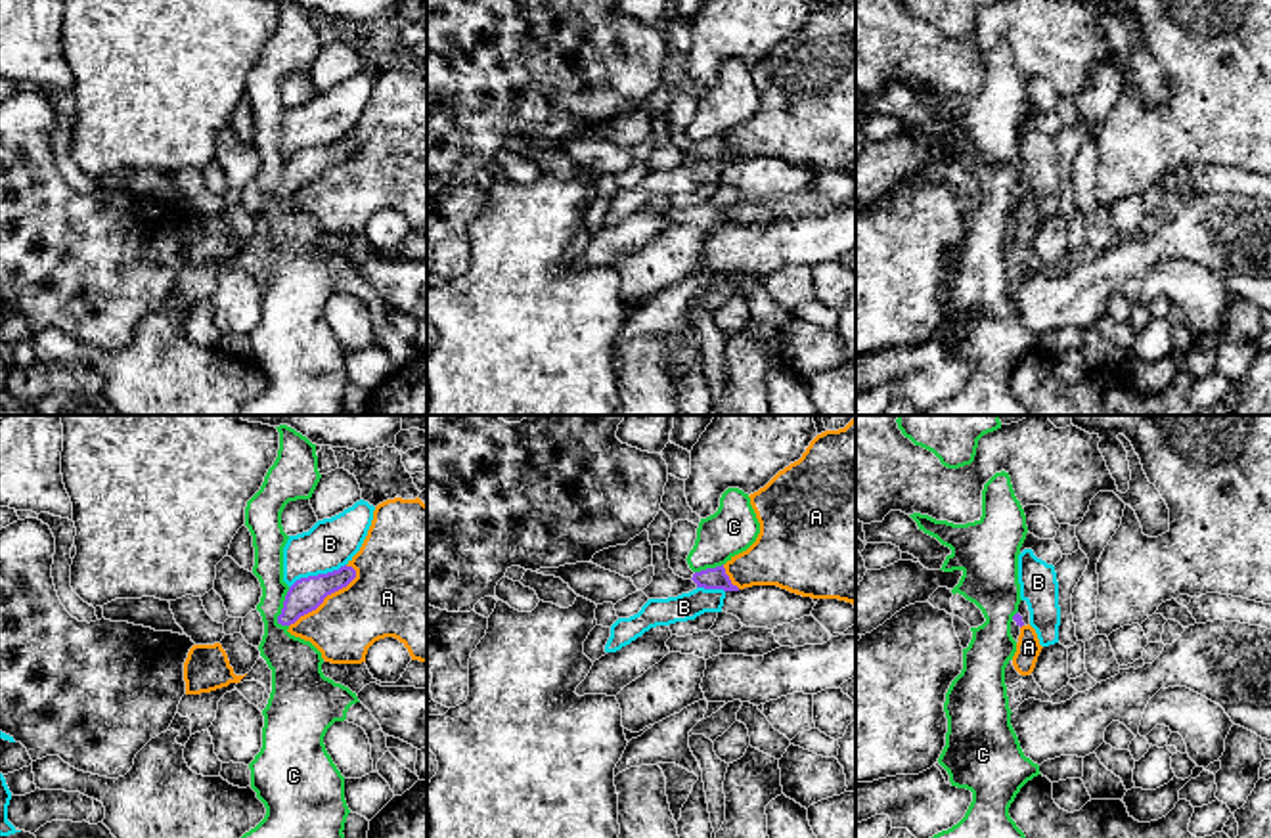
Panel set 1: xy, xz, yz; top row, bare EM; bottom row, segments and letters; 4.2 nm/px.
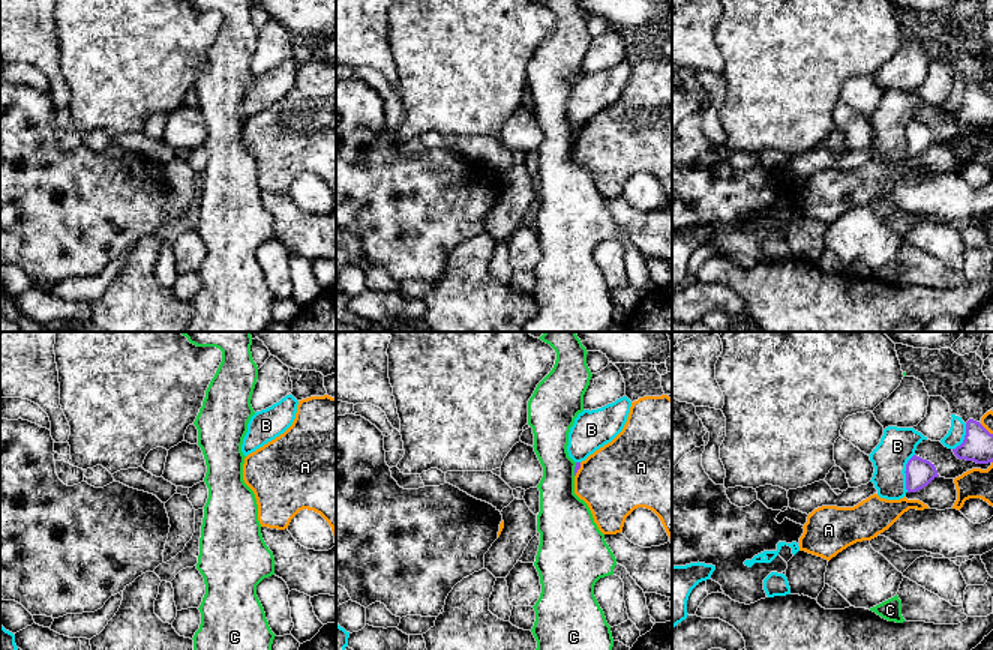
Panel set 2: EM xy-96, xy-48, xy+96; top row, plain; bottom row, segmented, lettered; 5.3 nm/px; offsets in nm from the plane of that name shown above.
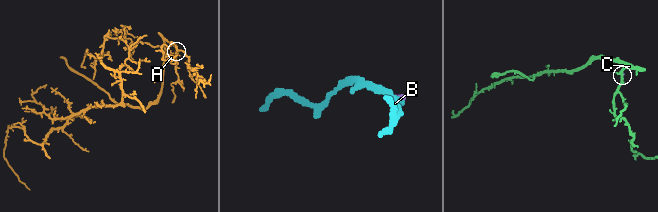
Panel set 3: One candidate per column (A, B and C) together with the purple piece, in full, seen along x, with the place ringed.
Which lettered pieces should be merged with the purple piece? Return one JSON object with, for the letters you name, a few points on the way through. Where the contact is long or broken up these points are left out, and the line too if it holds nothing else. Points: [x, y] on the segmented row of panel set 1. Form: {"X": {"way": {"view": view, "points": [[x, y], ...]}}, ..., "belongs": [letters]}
{"belongs": []}

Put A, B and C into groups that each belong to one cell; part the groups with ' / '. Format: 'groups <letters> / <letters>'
groups A / B / C

